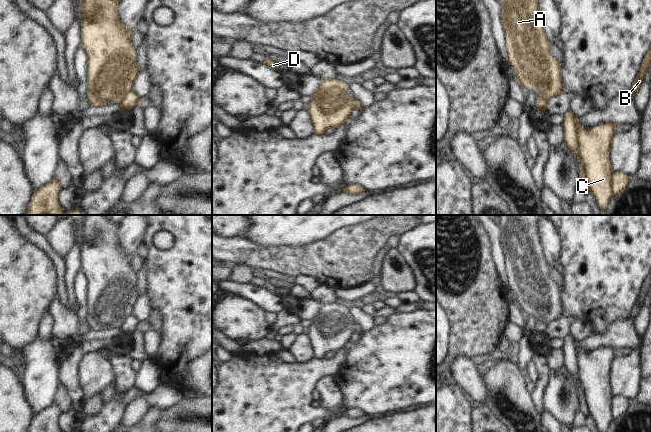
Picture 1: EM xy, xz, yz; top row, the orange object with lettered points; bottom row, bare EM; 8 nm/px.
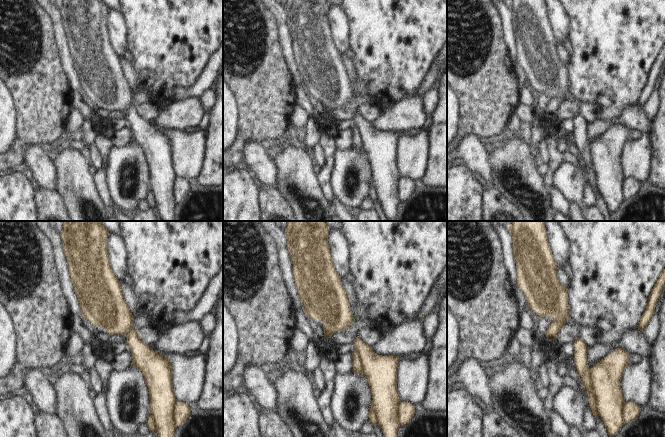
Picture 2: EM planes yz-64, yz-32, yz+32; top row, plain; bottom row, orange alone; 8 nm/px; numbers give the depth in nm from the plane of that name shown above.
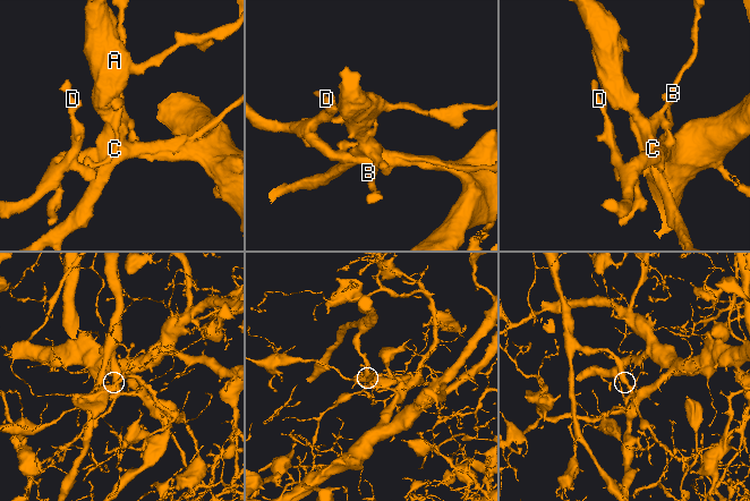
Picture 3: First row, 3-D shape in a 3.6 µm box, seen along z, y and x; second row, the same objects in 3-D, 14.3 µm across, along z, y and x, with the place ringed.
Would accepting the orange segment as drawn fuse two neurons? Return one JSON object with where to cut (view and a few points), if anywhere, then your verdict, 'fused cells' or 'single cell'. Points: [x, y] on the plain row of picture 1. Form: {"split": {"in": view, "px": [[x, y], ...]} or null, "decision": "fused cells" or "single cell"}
{"split": {"in": "yz", "px": [[574, 340], [577, 346], [579, 379], [590, 414]]}, "decision": "fused cells"}

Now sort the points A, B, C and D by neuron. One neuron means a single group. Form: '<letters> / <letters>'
A B C / D

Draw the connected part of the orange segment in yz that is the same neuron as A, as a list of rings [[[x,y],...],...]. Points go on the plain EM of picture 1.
[[[499,215],[502,249],[506,257],[508,284],[514,291],[514,302],[531,313],[548,314],[551,321],[564,316],[560,286],[550,277],[550,266],[540,241],[537,215]]]

